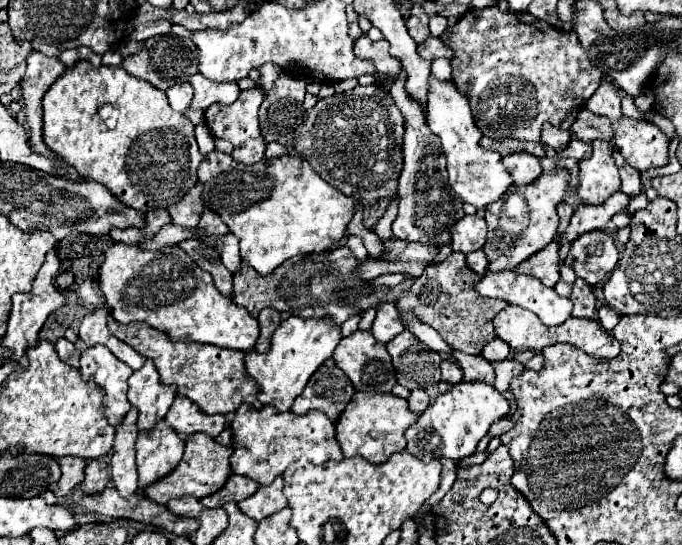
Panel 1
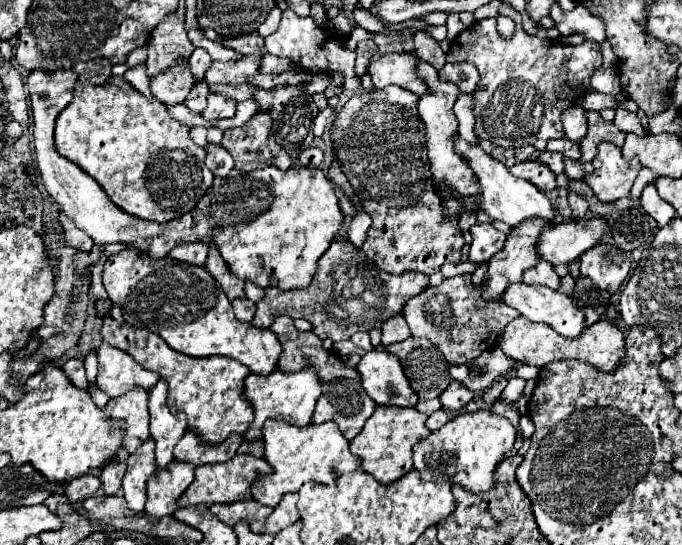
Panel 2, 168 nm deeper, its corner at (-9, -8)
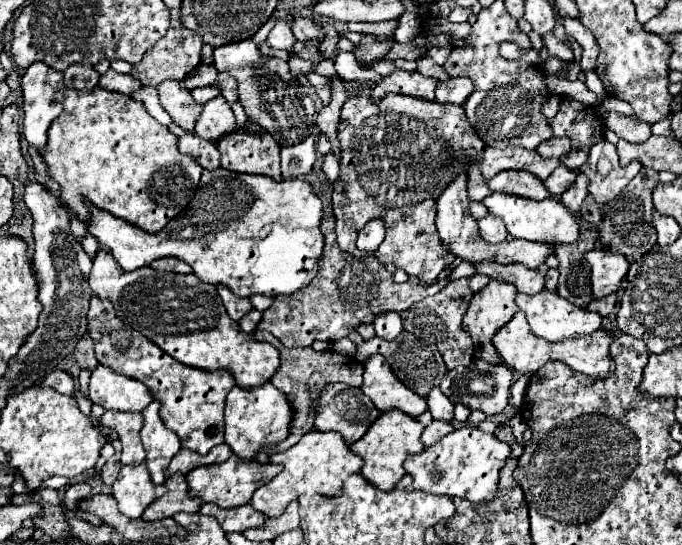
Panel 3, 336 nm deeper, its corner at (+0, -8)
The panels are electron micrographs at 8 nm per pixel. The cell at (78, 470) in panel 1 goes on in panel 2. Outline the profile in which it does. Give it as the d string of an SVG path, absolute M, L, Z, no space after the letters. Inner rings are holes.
M87 473L87 475L75 477L73 481L69 481L69 483L65 485L63 495L67 497L69 503L77 503L77 501L83 501L83 499L95 495L95 493L99 491L99 485L101 485L101 481L97 479L97 475Z

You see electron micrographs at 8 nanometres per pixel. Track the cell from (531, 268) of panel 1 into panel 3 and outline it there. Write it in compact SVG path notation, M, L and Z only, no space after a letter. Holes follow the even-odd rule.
M478 263L476 269L478 269L478 273L488 275L490 279L516 285L516 289L526 295L536 295L544 289L544 275L538 273L536 269L528 269L518 263L504 265L504 267L496 265L496 263Z

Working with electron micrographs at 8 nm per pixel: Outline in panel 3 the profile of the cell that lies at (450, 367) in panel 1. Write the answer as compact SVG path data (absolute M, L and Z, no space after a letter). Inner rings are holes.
M438 387L430 391L430 395L426 397L426 401L428 401L428 411L432 413L434 419L442 419L442 421L452 421L454 419L454 407L442 395L442 391Z

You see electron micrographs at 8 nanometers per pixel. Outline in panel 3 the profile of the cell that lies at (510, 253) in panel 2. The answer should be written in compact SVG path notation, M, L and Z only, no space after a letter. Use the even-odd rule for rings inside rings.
M490 281L490 287L486 287L486 291L482 293L474 293L472 301L470 301L470 307L464 315L464 323L462 323L462 329L472 337L474 345L476 345L476 357L484 359L486 363L490 365L500 365L502 359L496 351L496 347L492 345L492 337L498 333L500 327L504 327L512 317L514 313L518 311L516 307L516 287L510 287L508 283L494 283Z

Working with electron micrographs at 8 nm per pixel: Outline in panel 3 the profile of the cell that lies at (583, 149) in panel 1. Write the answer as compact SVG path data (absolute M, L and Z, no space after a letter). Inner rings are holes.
M560 165L560 167L544 181L544 185L546 185L546 189L548 189L554 197L560 197L560 195L574 183L574 179L576 179L576 173L570 171L570 169L566 169L564 165Z

